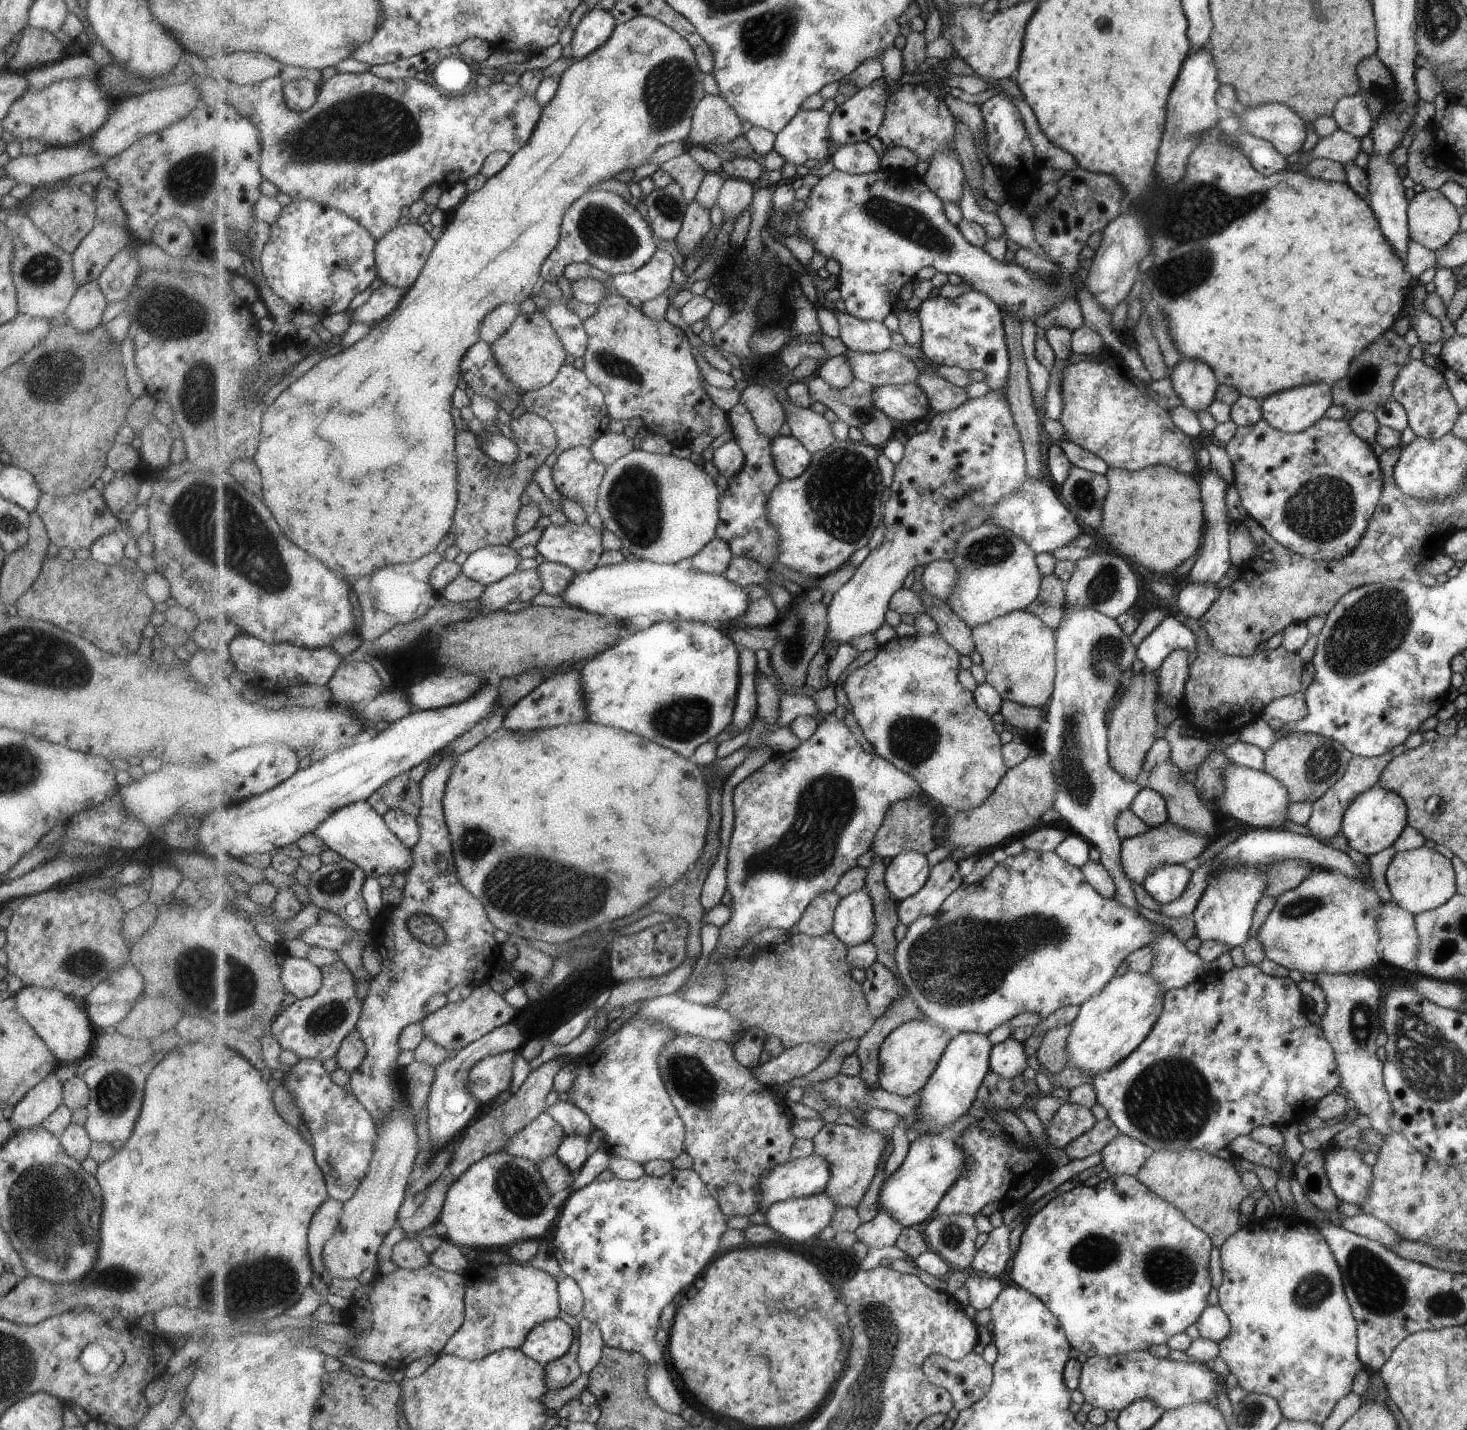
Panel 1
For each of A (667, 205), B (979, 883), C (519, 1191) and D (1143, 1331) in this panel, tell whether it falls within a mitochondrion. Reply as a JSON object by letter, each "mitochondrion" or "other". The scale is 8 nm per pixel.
{"A":"mitochondrion","B":"other","C":"mitochondrion","D":"other"}

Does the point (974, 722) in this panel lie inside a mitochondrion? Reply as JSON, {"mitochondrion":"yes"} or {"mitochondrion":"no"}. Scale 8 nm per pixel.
{"mitochondrion":"no"}

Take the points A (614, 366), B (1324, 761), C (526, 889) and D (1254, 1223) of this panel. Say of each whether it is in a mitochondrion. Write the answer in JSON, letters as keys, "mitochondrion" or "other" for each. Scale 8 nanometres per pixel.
{"A":"mitochondrion","B":"mitochondrion","C":"mitochondrion","D":"other"}

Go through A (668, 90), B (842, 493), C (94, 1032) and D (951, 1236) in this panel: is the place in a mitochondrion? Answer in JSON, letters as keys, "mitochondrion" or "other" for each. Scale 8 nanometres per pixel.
{"A":"mitochondrion","B":"mitochondrion","C":"other","D":"mitochondrion"}

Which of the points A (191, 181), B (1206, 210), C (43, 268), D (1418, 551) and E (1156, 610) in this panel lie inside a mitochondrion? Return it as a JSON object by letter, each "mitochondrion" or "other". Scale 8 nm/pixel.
{"A":"mitochondrion","B":"mitochondrion","C":"mitochondrion","D":"other","E":"other"}

